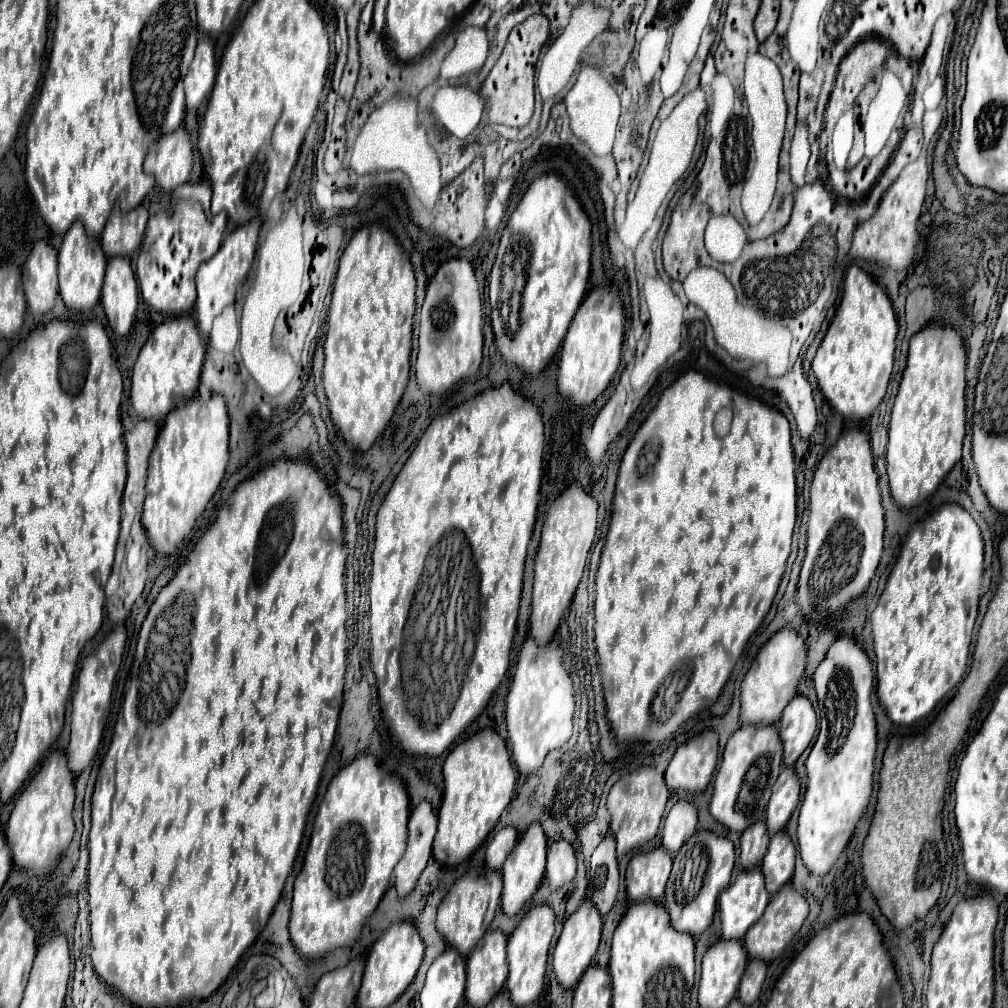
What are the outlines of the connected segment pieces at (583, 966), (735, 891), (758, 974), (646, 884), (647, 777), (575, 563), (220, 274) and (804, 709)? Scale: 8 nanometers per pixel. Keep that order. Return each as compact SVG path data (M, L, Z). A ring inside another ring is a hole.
M585 901L563 925L563 933L555 945L553 951L553 969L557 975L557 981L565 987L565 989L573 989L579 981L579 977L583 975L583 971L587 971L587 967L591 965L597 947L599 947L599 939L601 939L601 927L603 921L599 917L599 911L595 909L595 905L591 901Z
M755 867L755 869L739 873L735 883L731 883L719 897L719 915L721 915L723 939L739 939L741 941L745 937L747 929L751 925L755 925L755 921L759 921L759 917L763 915L767 903L769 903L769 893L765 889L761 869Z
M749 961L747 973L743 975L743 981L739 985L739 1001L743 1001L745 1007L751 1007L759 997L765 981L765 973L767 973L767 965L763 961Z
M663 847L635 855L629 861L625 875L629 901L659 901L665 893L671 865L673 857Z
M639 767L629 775L623 775L607 795L607 809L611 813L611 833L617 841L617 855L623 857L625 853L643 847L649 843L661 825L663 809L669 799L669 789L661 773L653 767Z
M571 485L561 497L551 503L545 515L541 543L535 557L533 603L529 621L529 635L539 647L547 645L553 639L583 577L587 555L597 531L597 507L597 501L581 485Z
M255 219L247 227L239 227L237 231L233 231L223 241L219 253L211 261L203 263L197 271L197 293L199 293L199 297L197 297L195 311L197 311L199 329L201 329L201 335L203 335L205 341L209 339L209 331L211 331L215 315L219 315L227 305L235 303L237 285L247 279L247 273L249 273L249 269L253 265L253 259L255 259L259 229L261 229L261 219Z
M803 695L791 699L779 721L779 737L783 741L783 765L793 767L807 749L817 729L817 715L811 701Z

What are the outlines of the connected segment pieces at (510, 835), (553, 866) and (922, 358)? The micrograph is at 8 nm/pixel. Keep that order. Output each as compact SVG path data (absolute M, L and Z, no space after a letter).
M503 827L501 831L497 831L493 835L493 839L487 845L487 853L485 853L485 861L491 869L501 869L503 861L507 859L507 855L511 853L511 849L517 843L517 831L515 827Z
M553 841L547 851L547 869L545 877L553 891L559 891L563 885L573 881L577 873L577 859L571 843Z
M927 325L913 335L907 367L889 423L887 473L897 505L911 509L929 497L961 459L965 435L965 347L953 327Z

